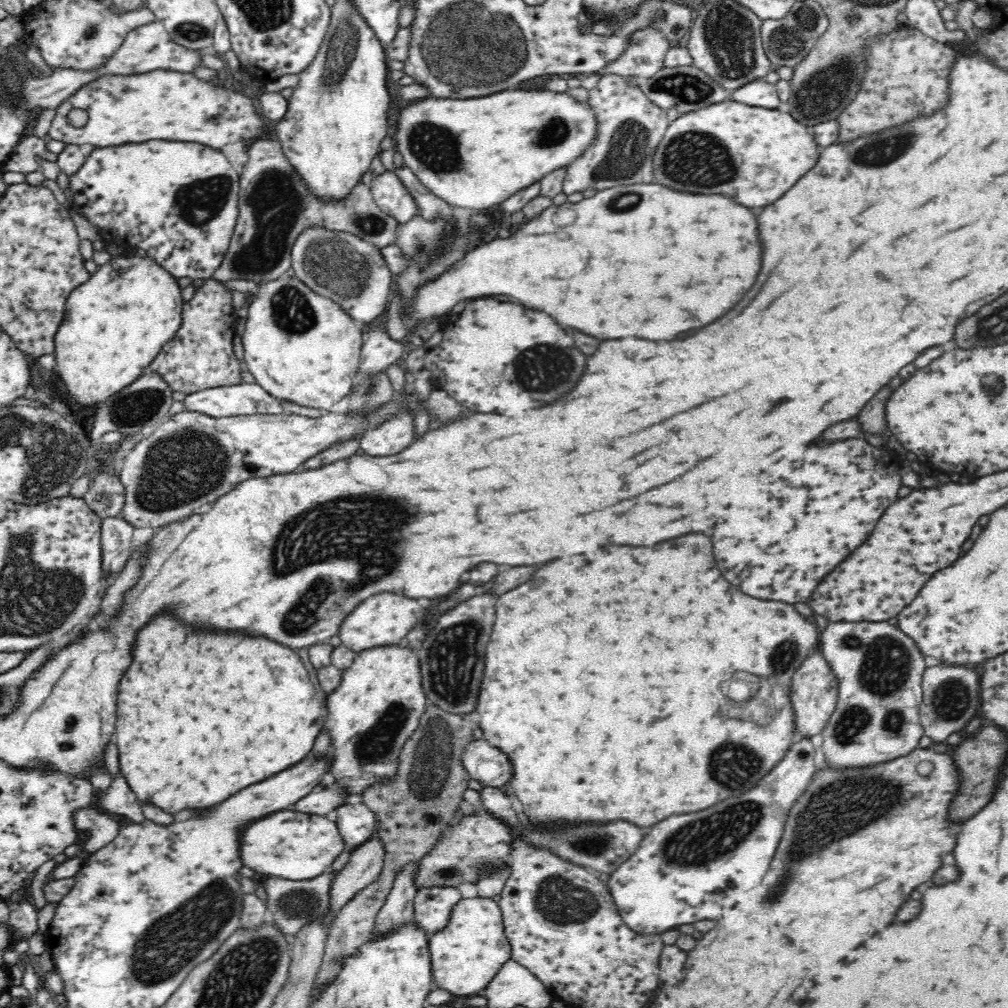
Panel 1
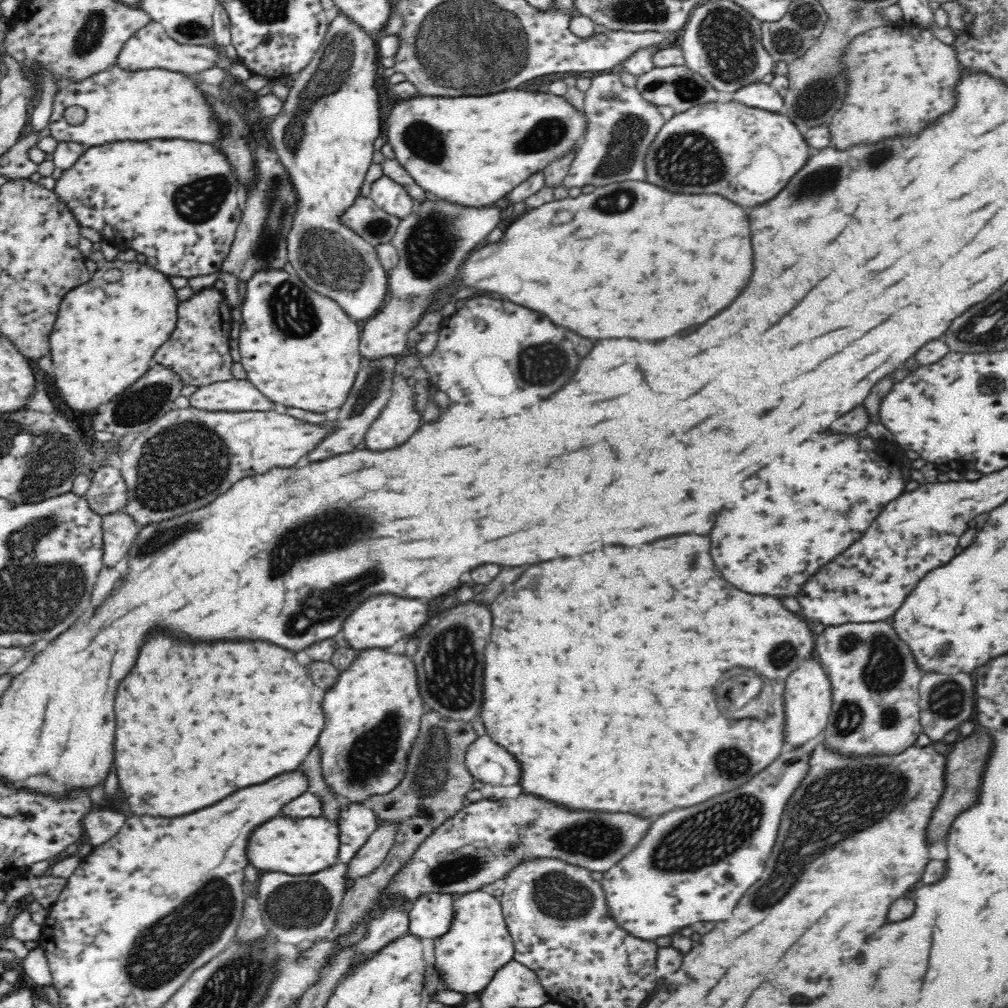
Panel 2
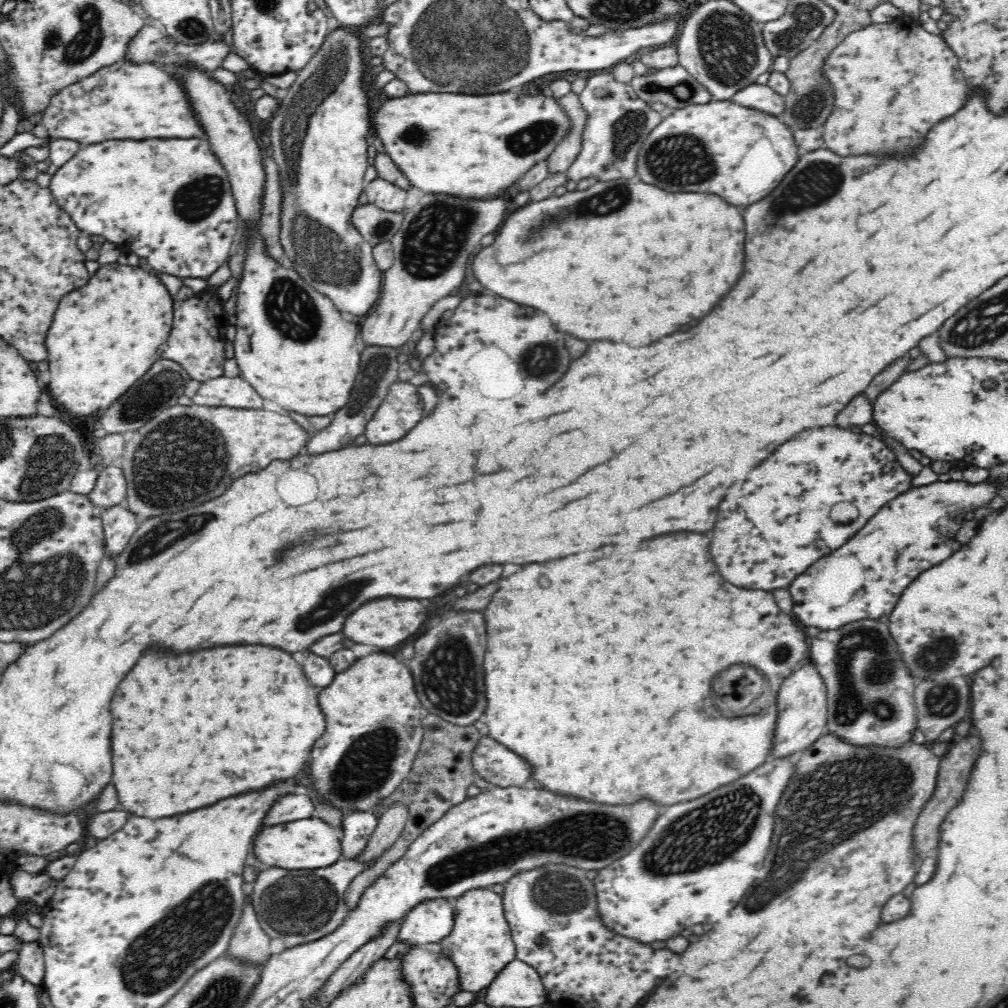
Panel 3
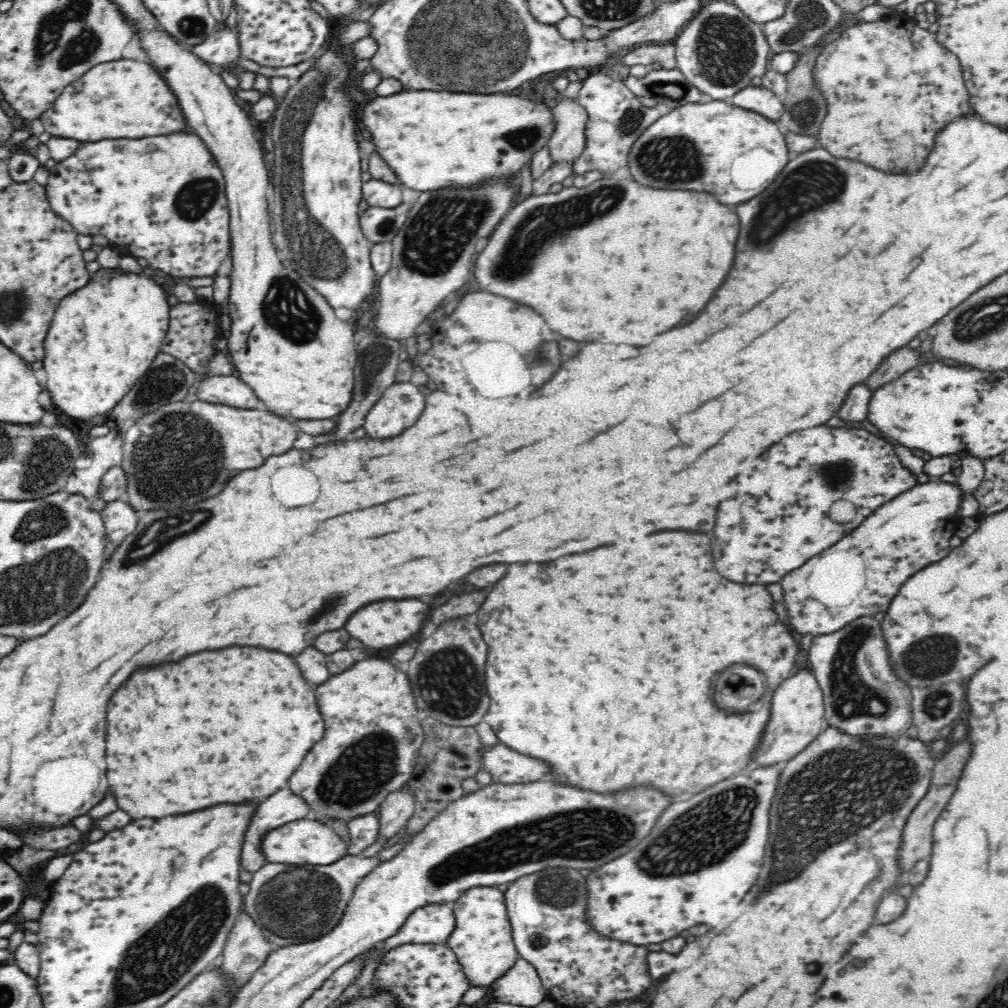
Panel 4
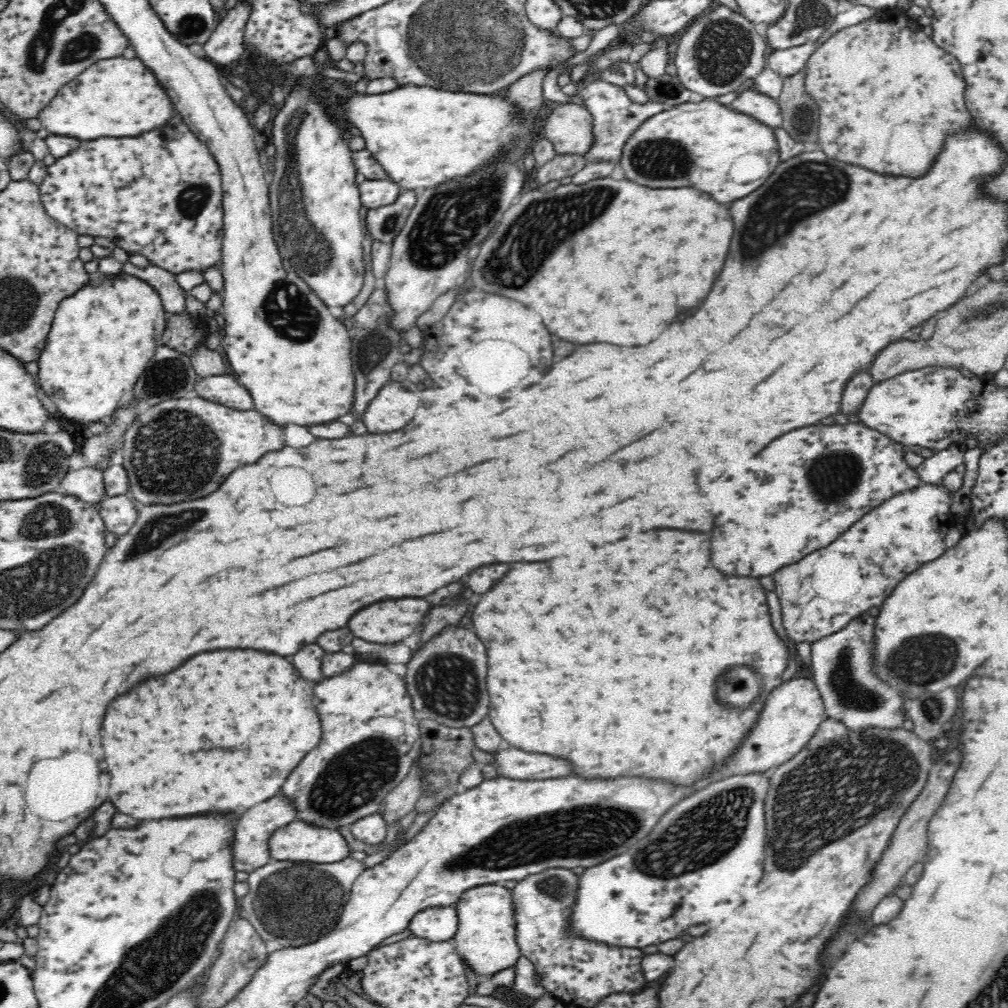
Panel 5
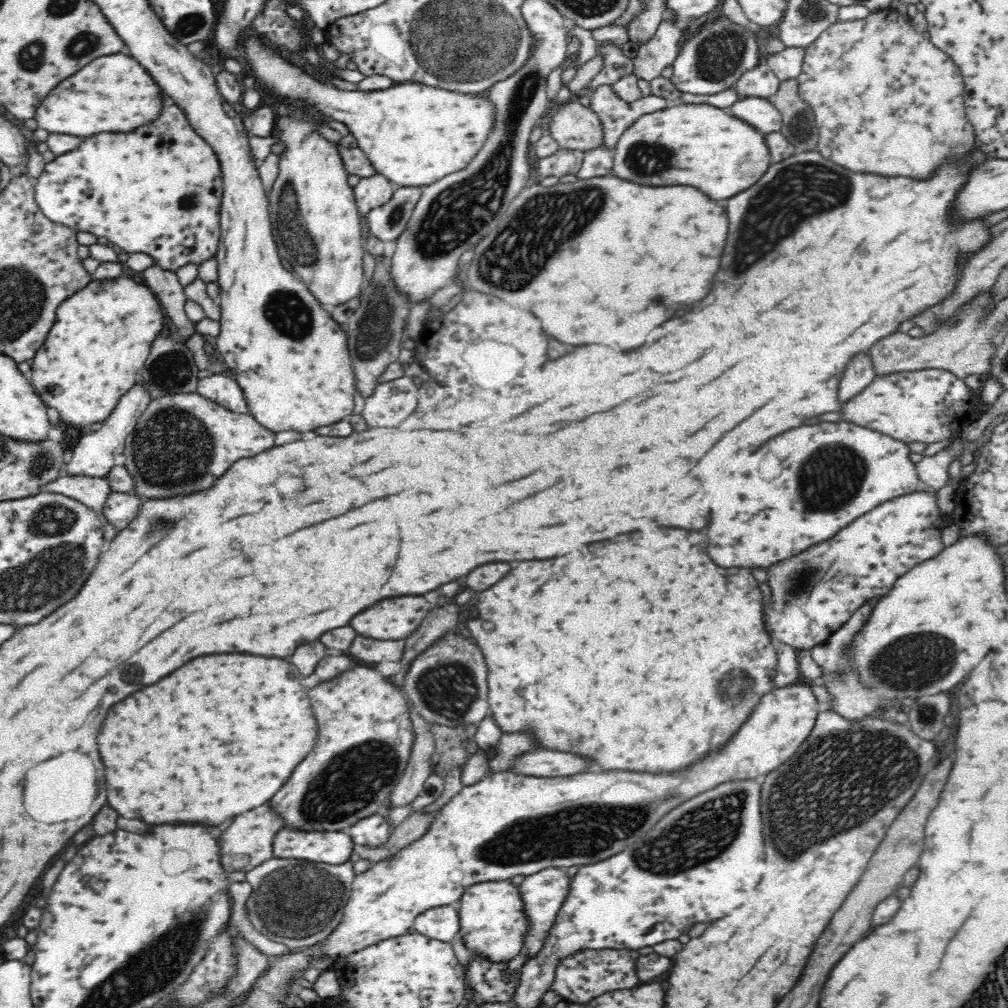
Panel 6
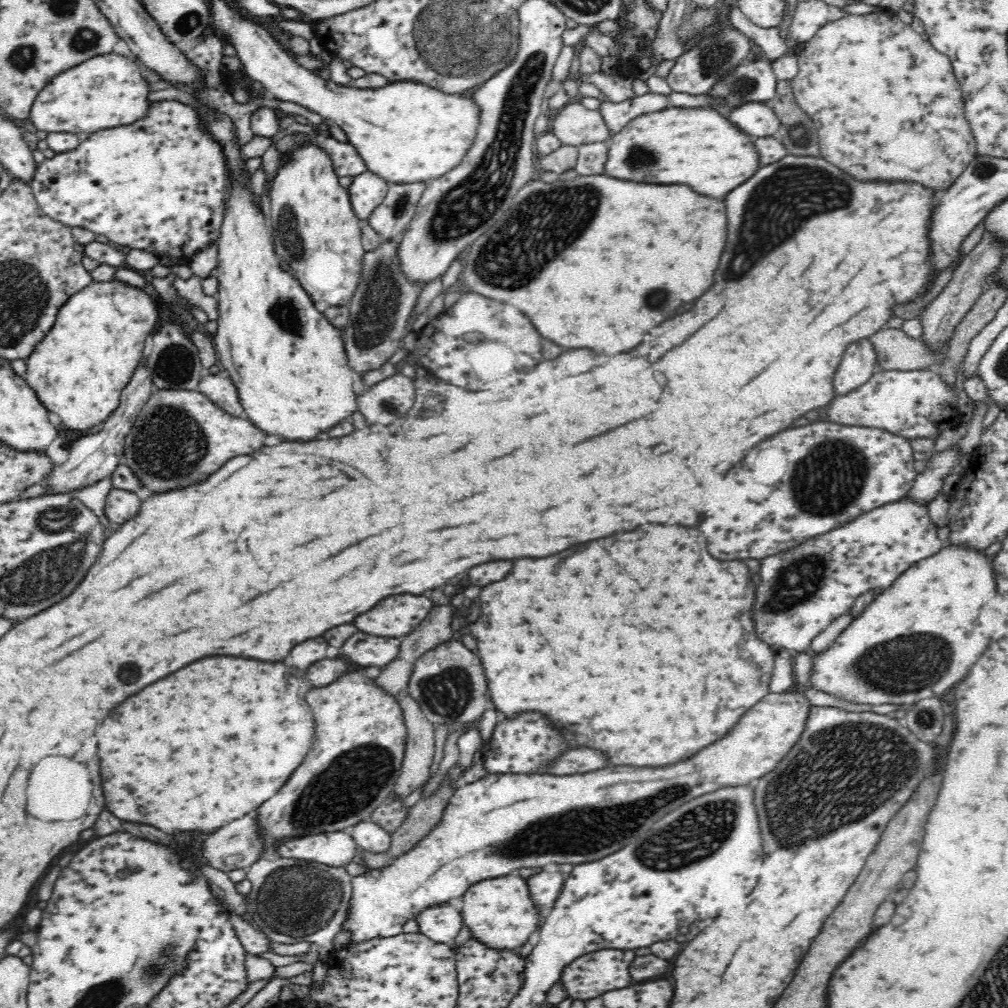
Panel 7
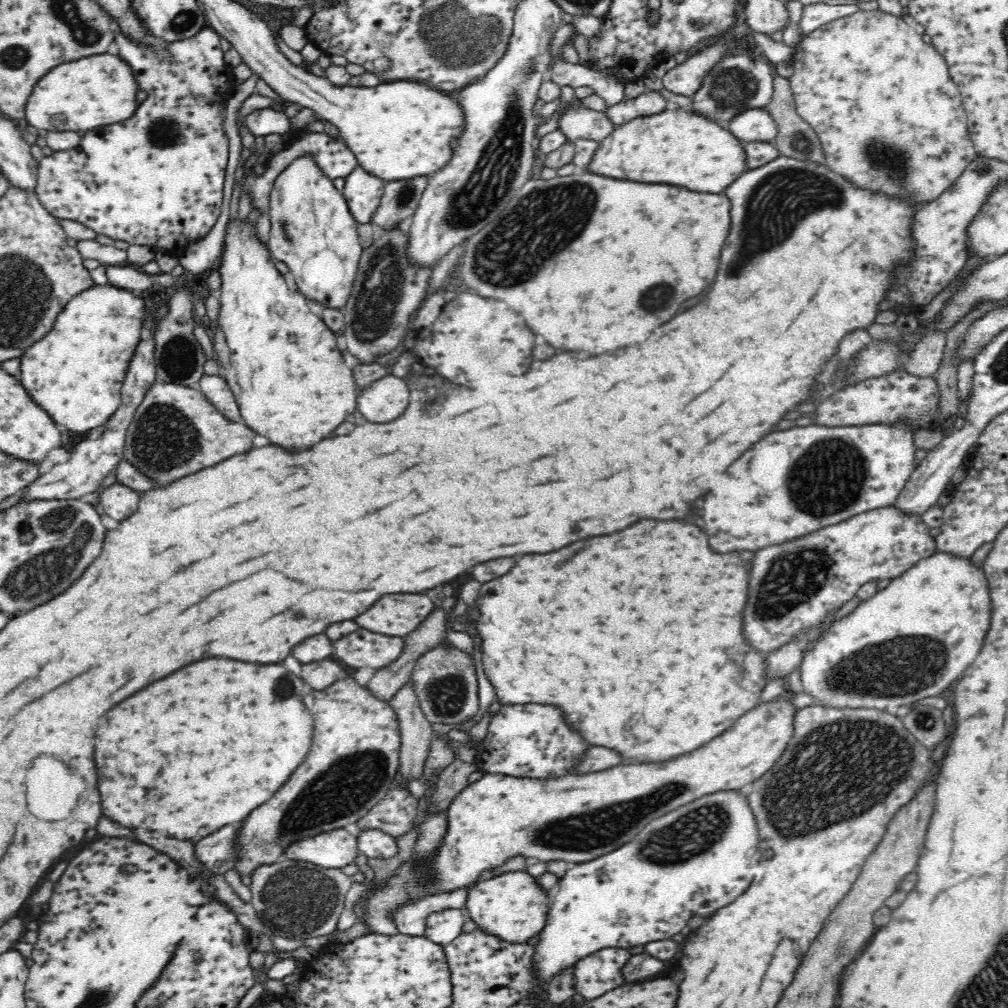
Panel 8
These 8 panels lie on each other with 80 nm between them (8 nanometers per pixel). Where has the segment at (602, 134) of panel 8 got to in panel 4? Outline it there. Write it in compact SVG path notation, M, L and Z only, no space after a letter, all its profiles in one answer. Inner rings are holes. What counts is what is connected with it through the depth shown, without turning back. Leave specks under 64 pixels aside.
M564 97L554 108L556 132L547 144L554 164L576 161L586 144L587 111L574 98Z

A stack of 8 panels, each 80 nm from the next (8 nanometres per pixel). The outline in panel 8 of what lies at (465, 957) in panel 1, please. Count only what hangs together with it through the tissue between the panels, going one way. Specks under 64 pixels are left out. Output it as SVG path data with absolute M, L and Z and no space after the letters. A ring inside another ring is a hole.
M525 871L505 872L470 886L464 912L468 912L468 917L476 923L476 929L482 929L506 943L526 943L528 938L536 937L546 924L548 895Z

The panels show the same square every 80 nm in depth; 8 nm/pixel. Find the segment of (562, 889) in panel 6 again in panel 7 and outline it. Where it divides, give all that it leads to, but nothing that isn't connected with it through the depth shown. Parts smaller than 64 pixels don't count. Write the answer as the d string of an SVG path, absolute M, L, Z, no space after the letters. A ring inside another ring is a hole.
M540 871L527 878L526 886L532 903L540 912L548 912L554 906L563 889L564 878L561 871Z

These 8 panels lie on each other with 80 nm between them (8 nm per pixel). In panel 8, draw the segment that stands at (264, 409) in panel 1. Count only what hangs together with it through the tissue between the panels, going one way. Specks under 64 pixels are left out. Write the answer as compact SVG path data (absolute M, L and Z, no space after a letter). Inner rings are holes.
M222 374L202 376L198 390L226 417L234 422L242 421L242 415L230 385Z

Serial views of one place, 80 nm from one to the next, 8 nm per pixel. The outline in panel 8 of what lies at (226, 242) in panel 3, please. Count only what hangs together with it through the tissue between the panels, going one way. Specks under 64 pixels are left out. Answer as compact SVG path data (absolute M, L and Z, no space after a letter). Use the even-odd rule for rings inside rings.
M206 26L197 35L164 48L136 45L118 30L115 41L120 48L119 56L132 67L139 87L148 92L148 98L130 120L85 132L76 148L54 152L39 160L34 192L46 211L62 221L76 221L114 241L123 240L130 245L148 246L177 256L191 244L208 238L218 224L229 158L220 104L226 103L236 88L234 73L224 63L220 37Z

